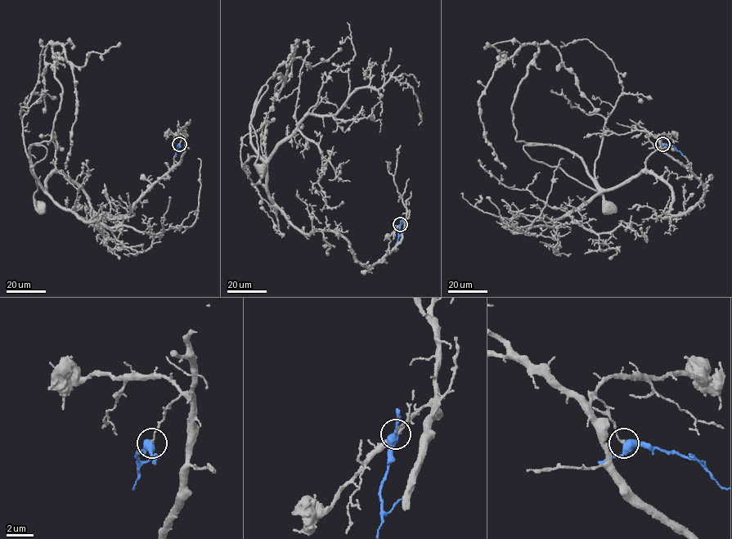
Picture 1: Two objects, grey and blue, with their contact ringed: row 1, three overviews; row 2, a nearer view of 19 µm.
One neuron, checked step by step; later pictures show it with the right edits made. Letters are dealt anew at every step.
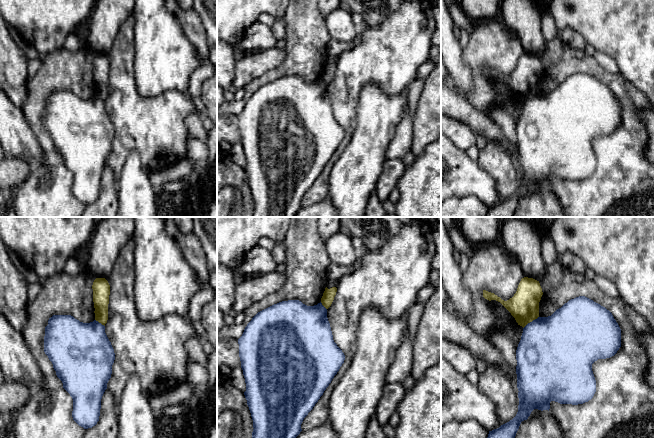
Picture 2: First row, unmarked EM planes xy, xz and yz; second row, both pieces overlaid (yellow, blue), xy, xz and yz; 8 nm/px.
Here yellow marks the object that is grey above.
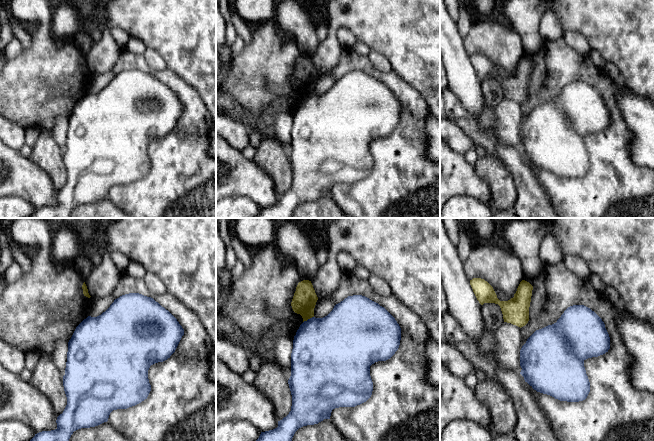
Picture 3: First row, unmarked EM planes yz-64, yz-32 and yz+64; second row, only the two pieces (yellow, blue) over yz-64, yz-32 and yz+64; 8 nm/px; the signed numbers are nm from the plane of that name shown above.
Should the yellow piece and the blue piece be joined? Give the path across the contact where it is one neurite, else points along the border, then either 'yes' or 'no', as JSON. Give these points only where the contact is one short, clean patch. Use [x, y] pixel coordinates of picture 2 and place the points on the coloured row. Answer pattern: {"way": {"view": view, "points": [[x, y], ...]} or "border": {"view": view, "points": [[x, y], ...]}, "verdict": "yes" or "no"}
{"border": {"view": "yz", "points": [[538, 316], [523, 328]]}, "verdict": "no"}

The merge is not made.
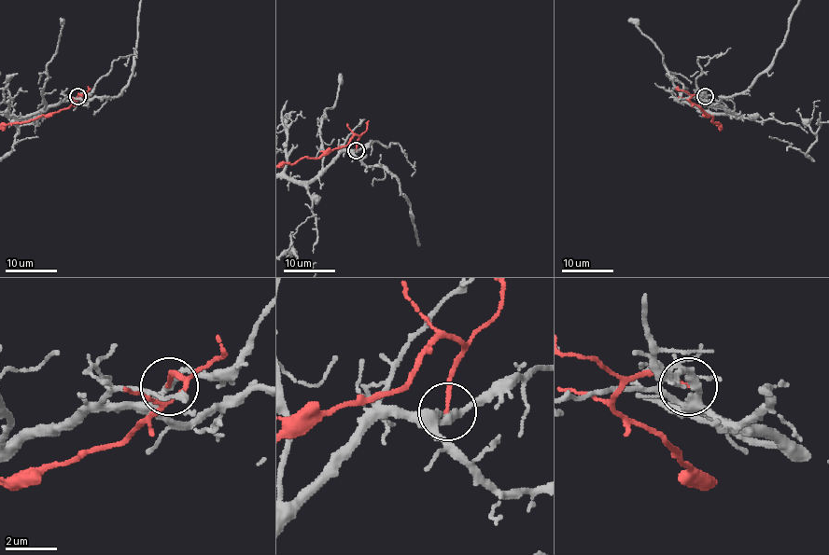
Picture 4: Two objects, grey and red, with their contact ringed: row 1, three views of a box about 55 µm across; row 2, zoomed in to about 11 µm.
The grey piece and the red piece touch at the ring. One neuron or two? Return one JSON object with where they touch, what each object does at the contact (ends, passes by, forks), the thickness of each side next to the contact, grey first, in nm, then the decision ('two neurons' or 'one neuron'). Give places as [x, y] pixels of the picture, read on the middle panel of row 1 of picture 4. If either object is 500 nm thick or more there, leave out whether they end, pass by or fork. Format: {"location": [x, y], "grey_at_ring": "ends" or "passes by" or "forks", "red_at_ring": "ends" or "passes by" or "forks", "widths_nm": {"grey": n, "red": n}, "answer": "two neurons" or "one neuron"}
{"location": [356, 150], "grey_at_ring": "passes by", "red_at_ring": "ends", "widths_nm": {"grey": 320, "red": 150}, "answer": "two neurons"}

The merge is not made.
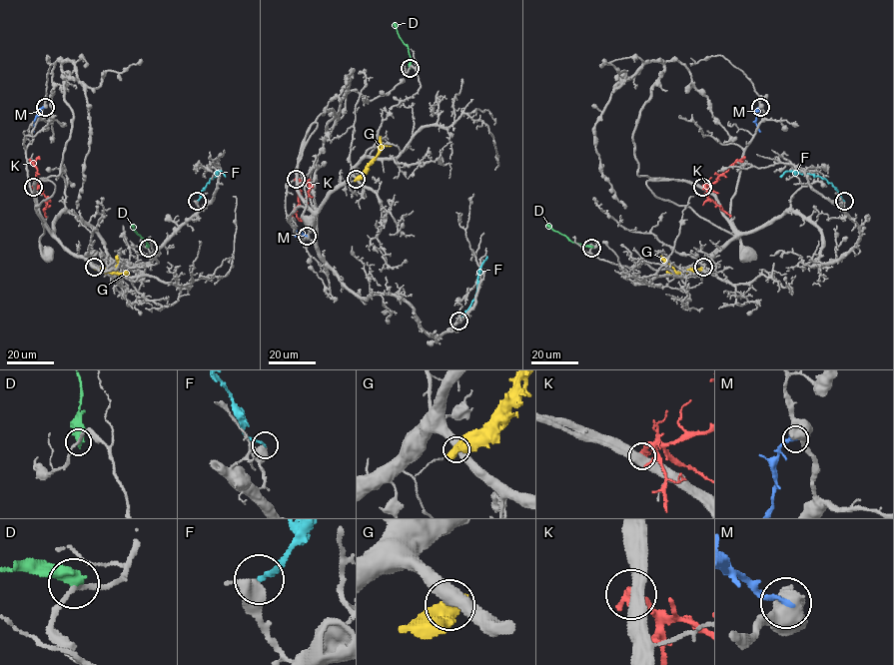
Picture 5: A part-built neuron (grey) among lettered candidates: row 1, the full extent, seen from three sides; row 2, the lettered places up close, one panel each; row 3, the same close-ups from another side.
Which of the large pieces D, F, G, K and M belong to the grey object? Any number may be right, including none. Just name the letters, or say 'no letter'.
no letter

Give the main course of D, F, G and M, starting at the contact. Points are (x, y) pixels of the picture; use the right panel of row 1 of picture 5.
D: (591, 247), (572, 242), (546, 225)
F: (844, 201), (831, 183), (818, 176), (785, 172), (780, 177)
G: (703, 267), (677, 273), (661, 256)
M: (760, 107), (755, 122), (760, 132)

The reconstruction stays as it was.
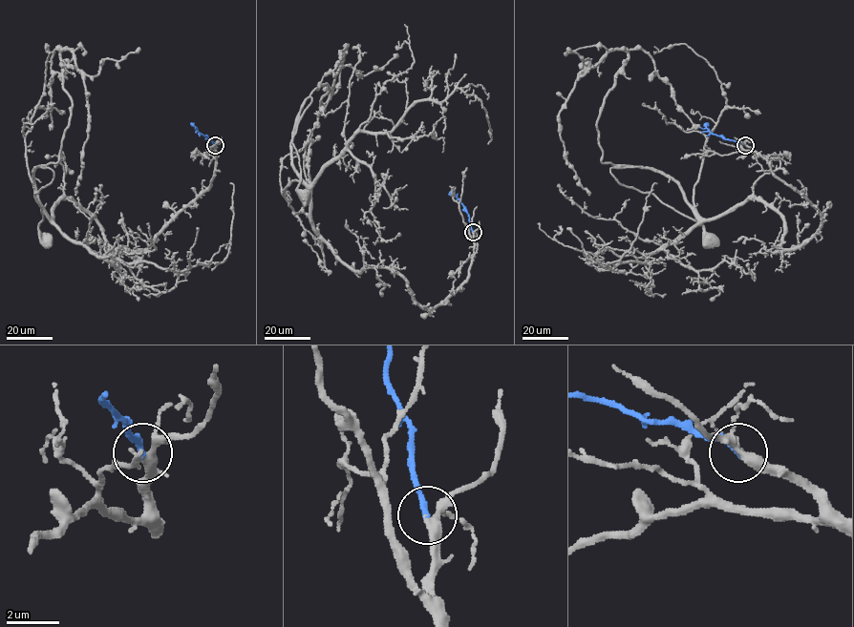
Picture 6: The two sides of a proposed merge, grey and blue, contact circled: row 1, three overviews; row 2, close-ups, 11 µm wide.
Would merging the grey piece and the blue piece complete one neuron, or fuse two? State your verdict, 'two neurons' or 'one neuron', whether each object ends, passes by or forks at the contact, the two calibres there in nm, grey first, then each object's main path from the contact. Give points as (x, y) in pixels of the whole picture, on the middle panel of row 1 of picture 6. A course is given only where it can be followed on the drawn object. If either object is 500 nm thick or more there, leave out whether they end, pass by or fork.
one neuron; grey passes by; blue ends there; 320 nm thick on the grey side, 260 nm on the other; grey runs (473, 232), (468, 277), (436, 307), (390, 269), (352, 270), (294, 171), (310, 97), (292, 140), (305, 196); blue runs (473, 232), (462, 204), (453, 193), (448, 195)

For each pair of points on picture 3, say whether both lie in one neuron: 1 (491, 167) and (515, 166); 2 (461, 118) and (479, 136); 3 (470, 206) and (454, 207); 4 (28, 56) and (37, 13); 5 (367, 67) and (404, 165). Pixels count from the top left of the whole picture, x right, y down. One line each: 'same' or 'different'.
1: different
2: same
3: same
4: same
5: same

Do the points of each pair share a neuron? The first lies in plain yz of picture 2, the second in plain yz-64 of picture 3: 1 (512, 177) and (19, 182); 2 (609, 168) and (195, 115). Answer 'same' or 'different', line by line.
1: different
2: same

